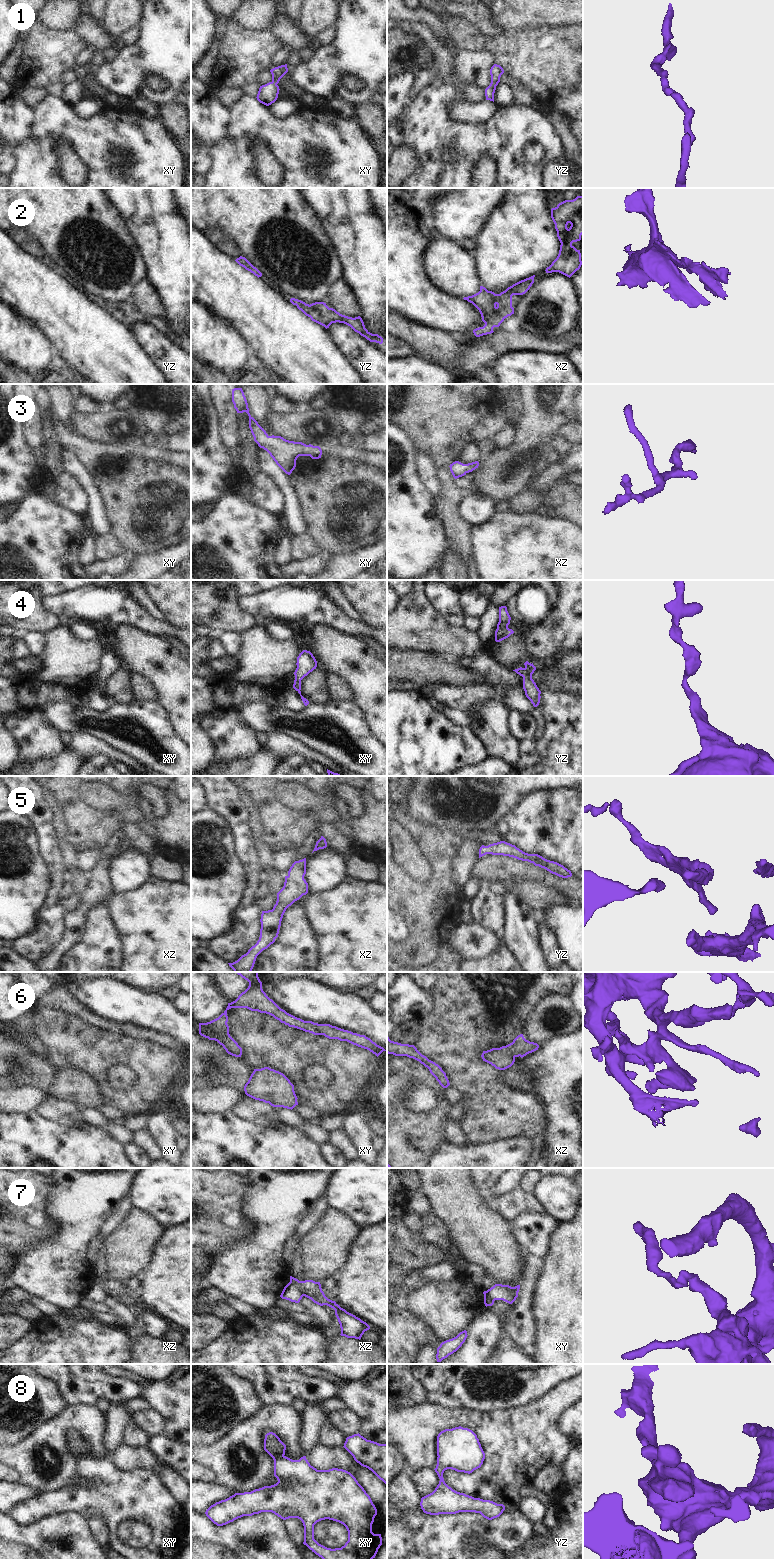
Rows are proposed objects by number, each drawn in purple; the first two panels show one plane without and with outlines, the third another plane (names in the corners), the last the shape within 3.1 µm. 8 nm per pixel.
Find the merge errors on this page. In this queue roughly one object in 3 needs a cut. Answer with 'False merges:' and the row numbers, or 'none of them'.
False merges: 7

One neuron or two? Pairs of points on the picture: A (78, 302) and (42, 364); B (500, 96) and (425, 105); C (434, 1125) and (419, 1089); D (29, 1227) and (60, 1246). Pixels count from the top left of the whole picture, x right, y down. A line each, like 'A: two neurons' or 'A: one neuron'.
A: two neurons
B: two neurons
C: two neurons
D: two neurons

